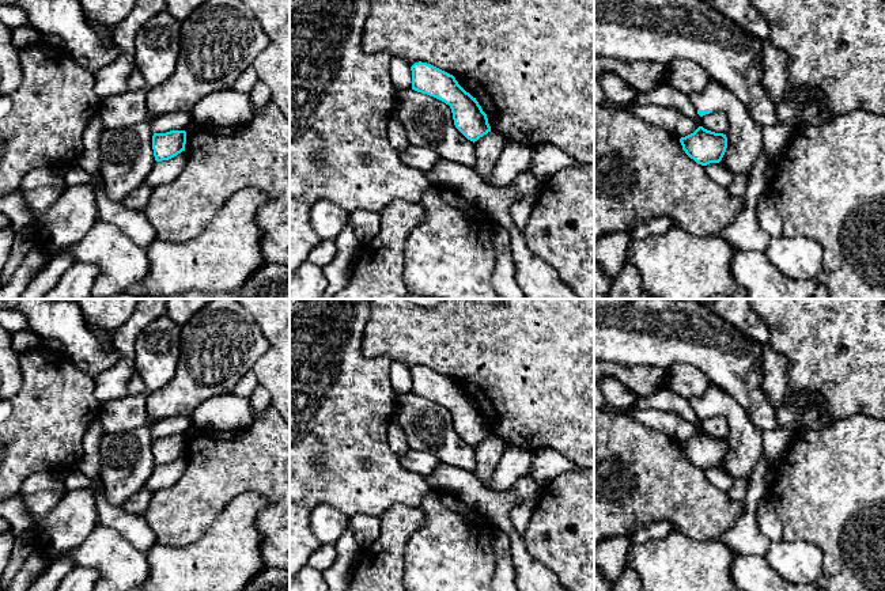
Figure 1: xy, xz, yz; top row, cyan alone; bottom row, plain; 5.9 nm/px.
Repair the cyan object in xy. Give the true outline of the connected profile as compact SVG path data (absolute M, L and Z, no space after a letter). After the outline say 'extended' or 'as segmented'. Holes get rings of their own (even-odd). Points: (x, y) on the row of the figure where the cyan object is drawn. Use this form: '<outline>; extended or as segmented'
M150 121L121 129L106 129L101 136L101 173L105 193L113 202L122 204L122 200L141 183L156 162L169 160L185 151L186 132L170 130L155 133Z; extended

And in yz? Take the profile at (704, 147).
M712 77L703 91L691 95L691 102L700 117L712 111L725 111L729 117L729 128L725 133L715 133L699 126L693 133L680 139L685 154L701 166L721 163L734 175L749 173L763 152L763 128L750 117L746 106Z; extended

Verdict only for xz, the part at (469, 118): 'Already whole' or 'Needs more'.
Needs more

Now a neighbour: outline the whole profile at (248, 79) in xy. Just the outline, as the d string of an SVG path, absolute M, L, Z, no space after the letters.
M247 67L235 80L232 90L238 92L247 92L250 94L251 90L258 84L258 75L257 72L251 68Z

